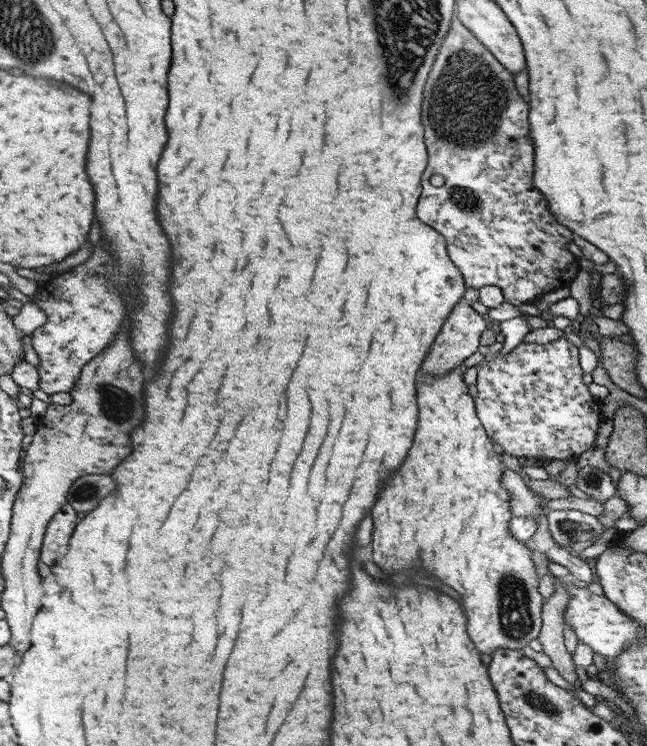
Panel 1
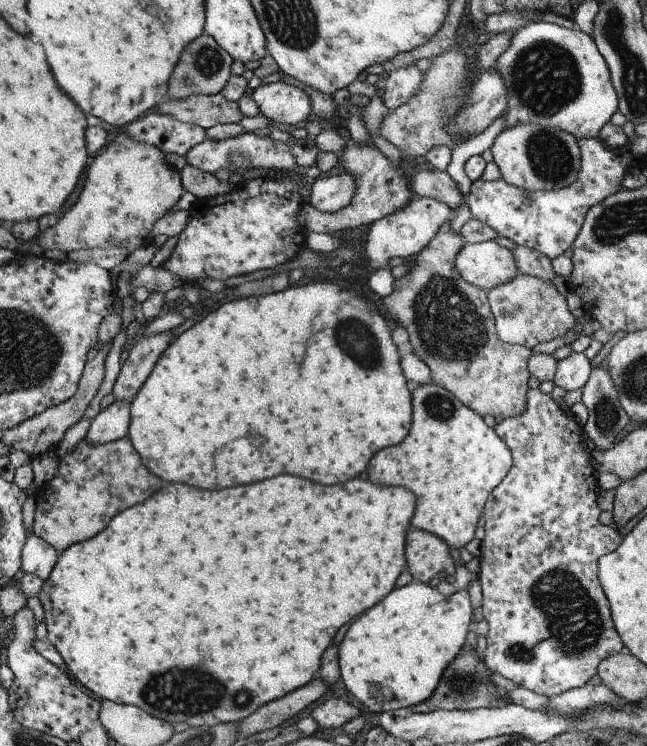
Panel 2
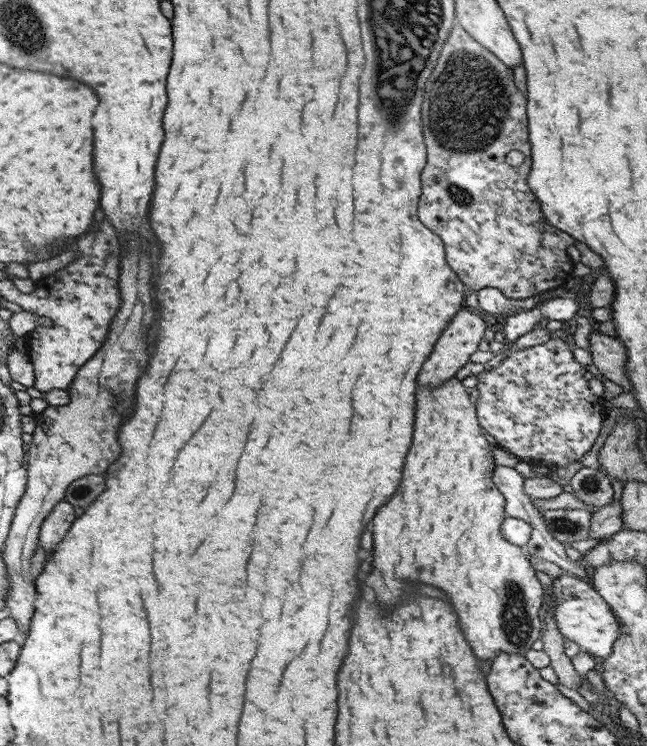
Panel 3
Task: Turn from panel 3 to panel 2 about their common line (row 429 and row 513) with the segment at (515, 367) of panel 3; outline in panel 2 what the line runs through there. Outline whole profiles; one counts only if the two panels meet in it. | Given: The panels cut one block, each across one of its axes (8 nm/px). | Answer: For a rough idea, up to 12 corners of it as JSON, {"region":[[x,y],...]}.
{"region":[[549,395],[493,426],[482,660],[551,697],[624,650],[593,454]]}

